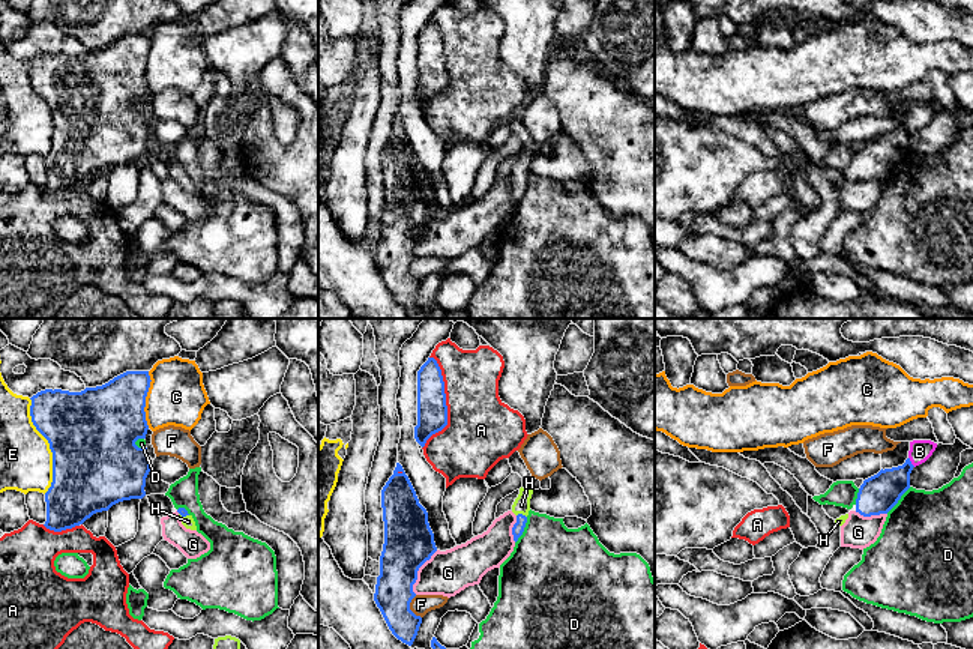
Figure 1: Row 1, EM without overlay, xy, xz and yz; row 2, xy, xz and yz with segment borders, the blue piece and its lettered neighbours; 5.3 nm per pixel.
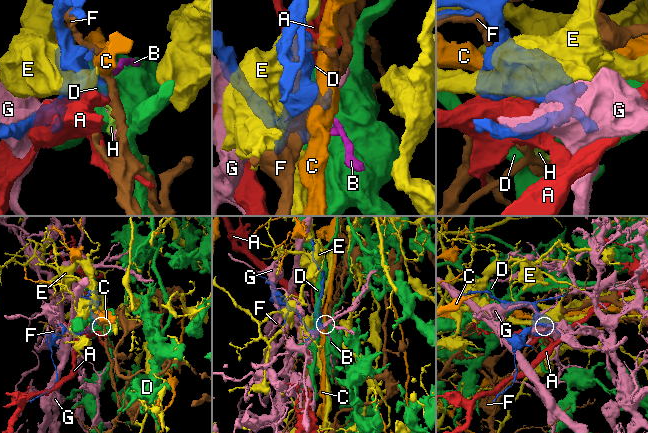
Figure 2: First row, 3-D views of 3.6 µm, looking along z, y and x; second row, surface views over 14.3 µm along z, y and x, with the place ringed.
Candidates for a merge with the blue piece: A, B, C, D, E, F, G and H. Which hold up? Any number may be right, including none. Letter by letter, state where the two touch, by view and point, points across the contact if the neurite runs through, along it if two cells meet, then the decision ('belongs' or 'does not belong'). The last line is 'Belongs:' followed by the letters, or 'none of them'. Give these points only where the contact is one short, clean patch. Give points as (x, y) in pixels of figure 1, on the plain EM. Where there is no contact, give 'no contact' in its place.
A: contact xz (445, 68); does not belong
B: contact yz (910, 125); way yz (877, 158), (910, 125), (919, 114); belongs
C: contact xy (144, 63); border xy (149, 35), (150, 45), (144, 71), (147, 90); does not belong
D: contact yz (898, 163); does not belong
E: contact xy (50, 110); does not belong
F: contact xz (409, 271); does not belong
G: contact xz (416, 236); does not belong
H: contact xz (521, 178); way xz (518, 191), (521, 178), (521, 169); belongs
Belongs: B, H

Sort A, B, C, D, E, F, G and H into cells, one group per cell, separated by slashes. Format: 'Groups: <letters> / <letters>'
Groups: A / B H / C / D / E / F / G

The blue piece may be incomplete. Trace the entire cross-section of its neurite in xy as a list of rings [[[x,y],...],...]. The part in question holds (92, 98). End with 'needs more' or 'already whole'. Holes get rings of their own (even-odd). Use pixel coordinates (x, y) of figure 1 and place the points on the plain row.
[[[126,35],[81,56],[45,53],[30,62],[32,86],[53,116],[53,146],[45,156],[47,192],[72,192],[119,165],[146,159],[150,120],[135,105],[146,102],[149,93],[144,71],[150,45],[149,35]]]; already whole

